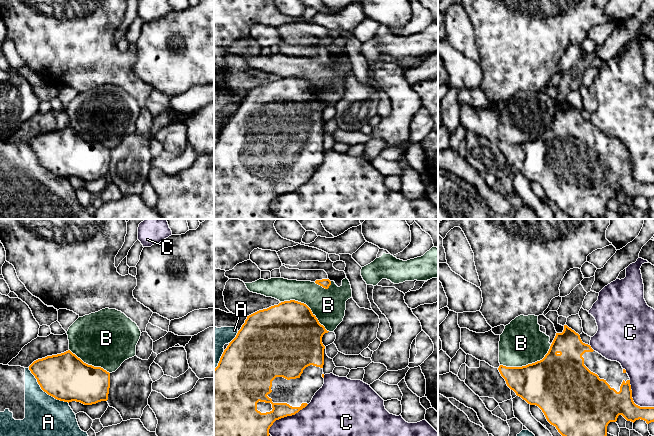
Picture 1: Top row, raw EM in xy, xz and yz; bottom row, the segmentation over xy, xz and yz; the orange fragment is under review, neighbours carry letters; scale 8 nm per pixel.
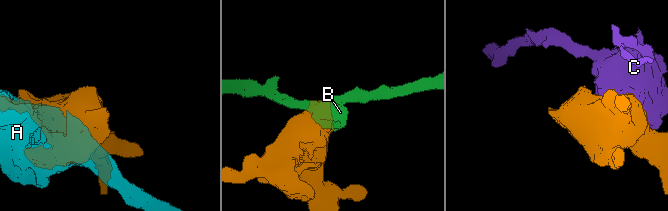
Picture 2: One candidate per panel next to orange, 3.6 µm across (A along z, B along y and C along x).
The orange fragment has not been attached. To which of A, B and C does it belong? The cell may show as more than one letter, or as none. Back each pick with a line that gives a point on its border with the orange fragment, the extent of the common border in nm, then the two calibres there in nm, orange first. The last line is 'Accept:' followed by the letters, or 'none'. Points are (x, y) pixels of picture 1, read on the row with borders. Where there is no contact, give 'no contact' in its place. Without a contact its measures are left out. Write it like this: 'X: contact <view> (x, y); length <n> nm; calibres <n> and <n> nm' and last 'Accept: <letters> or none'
Accept: none

